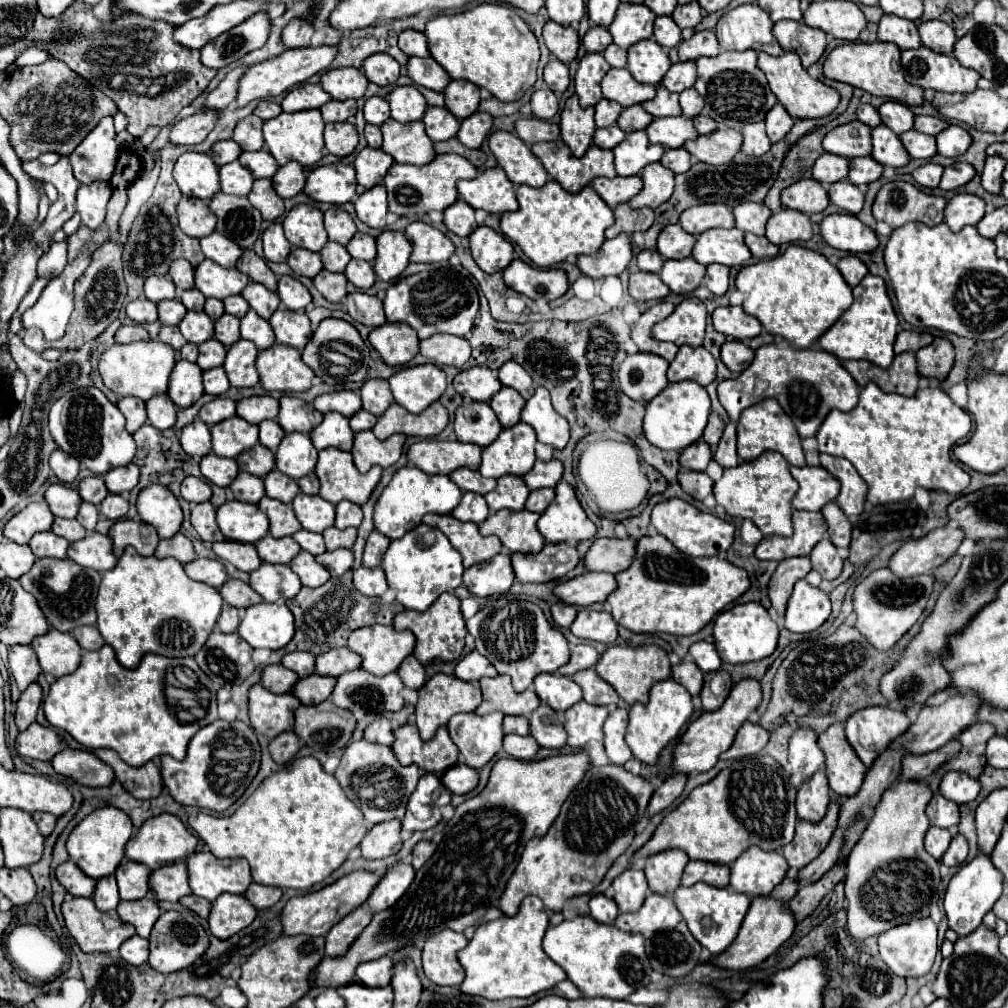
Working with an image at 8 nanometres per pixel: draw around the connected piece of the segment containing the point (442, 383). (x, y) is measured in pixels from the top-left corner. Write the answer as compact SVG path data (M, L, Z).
M414 365L396 371L390 379L394 401L410 413L424 411L446 389L446 375L438 365Z

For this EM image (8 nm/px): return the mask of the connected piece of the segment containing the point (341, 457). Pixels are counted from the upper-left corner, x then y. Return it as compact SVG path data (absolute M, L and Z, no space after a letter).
M328 447L318 453L316 477L320 479L320 497L332 505L338 505L344 499L356 505L366 503L380 481L380 473L382 469L374 465L368 473L360 475L352 463L352 455L336 447Z

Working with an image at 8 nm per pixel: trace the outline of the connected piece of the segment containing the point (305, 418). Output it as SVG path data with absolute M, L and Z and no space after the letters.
M280 397L280 413L278 413L278 425L286 433L310 433L316 425L322 423L322 415L312 409L306 401L298 397Z

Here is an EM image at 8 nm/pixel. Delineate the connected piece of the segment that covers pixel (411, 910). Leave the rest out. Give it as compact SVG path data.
M584 751L552 755L542 761L518 761L512 757L498 759L490 771L486 787L476 797L470 797L456 807L454 817L446 823L444 839L422 869L416 871L408 893L404 893L392 909L376 913L344 955L324 957L316 965L310 973L310 993L352 983L360 963L400 951L408 943L424 941L428 933L440 933L442 929L464 931L478 923L502 897L524 845L532 837L542 837L550 829L564 799L580 783L586 769L588 757Z

